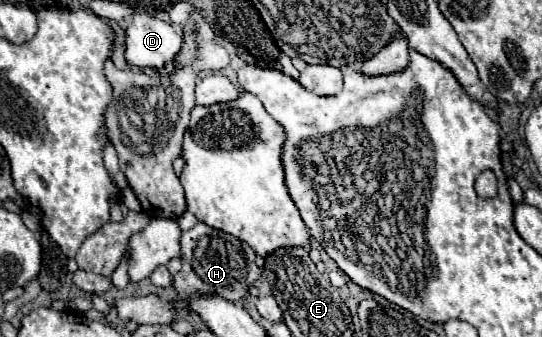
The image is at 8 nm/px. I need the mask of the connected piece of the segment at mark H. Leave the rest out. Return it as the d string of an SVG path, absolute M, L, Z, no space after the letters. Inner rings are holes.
M197 223L181 235L181 271L173 275L173 289L183 297L219 295L229 297L229 301L241 301L249 293L249 287L261 277L255 257L255 251L245 241Z

